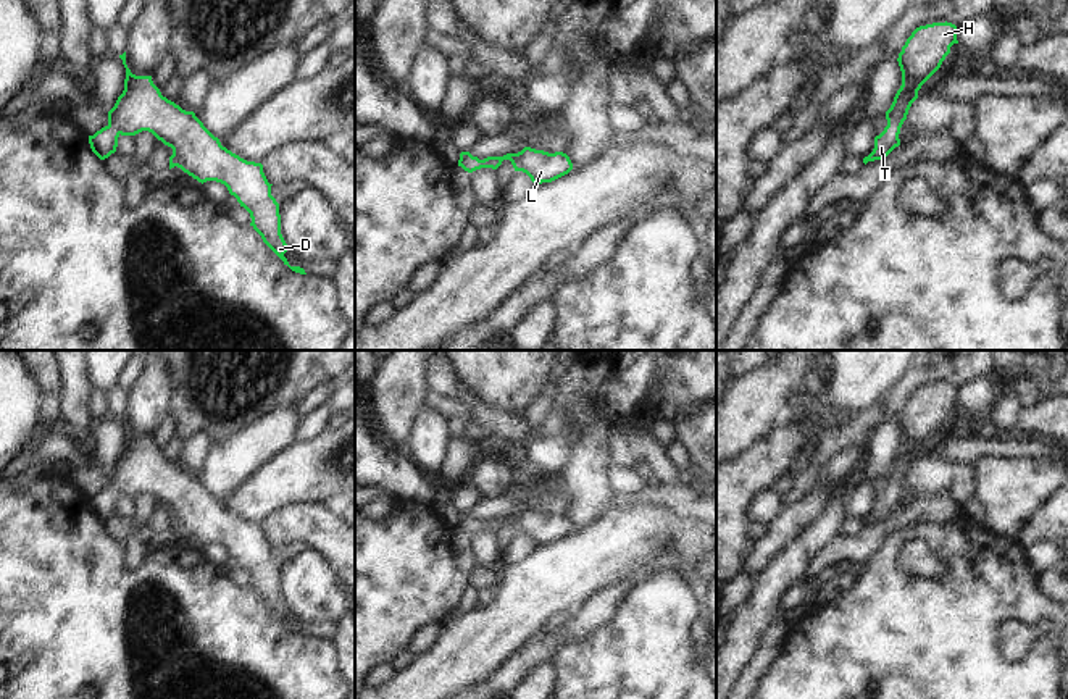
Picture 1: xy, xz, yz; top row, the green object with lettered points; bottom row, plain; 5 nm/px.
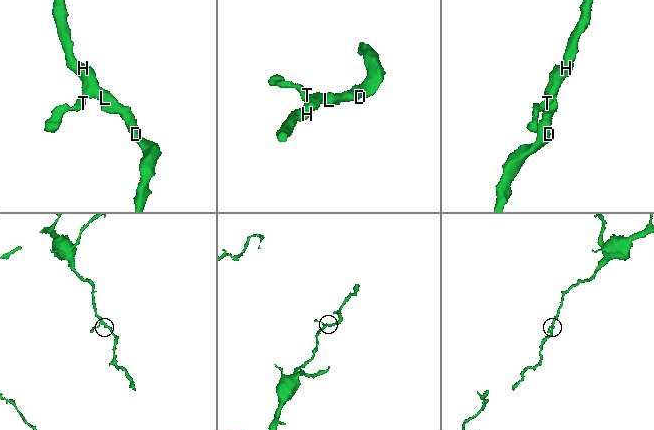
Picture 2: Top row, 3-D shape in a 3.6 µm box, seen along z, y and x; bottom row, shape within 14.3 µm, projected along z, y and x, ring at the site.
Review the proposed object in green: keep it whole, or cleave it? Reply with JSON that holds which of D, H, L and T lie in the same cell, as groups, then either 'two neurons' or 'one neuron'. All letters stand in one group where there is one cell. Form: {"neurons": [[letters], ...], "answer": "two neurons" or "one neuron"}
{"neurons": [["D", "H", "L", "T"]], "answer": "one neuron"}

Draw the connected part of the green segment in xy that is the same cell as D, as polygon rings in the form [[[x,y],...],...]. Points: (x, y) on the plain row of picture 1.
[[[126,413],[119,416],[123,426],[126,429],[124,452],[118,458],[115,468],[108,473],[108,486],[97,492],[94,497],[89,497],[89,505],[92,513],[105,521],[111,515],[116,513],[118,499],[119,497],[136,497],[142,492],[152,494],[158,502],[173,510],[173,517],[169,518],[169,531],[177,528],[198,544],[216,542],[227,549],[229,555],[237,560],[240,568],[244,568],[252,580],[250,588],[261,597],[263,604],[287,626],[292,633],[307,636],[300,628],[290,628],[284,615],[289,612],[282,596],[281,596],[281,576],[279,565],[271,557],[271,547],[263,534],[263,526],[255,523],[247,523],[239,517],[232,515],[226,509],[221,507],[219,500],[215,499],[203,484],[195,478],[194,473],[186,473],[174,463],[168,462],[161,457],[160,450],[153,446],[152,437],[136,437],[126,426]]]

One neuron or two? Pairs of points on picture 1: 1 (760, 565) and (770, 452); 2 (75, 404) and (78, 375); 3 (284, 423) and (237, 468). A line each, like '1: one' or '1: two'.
1: two
2: one
3: one

